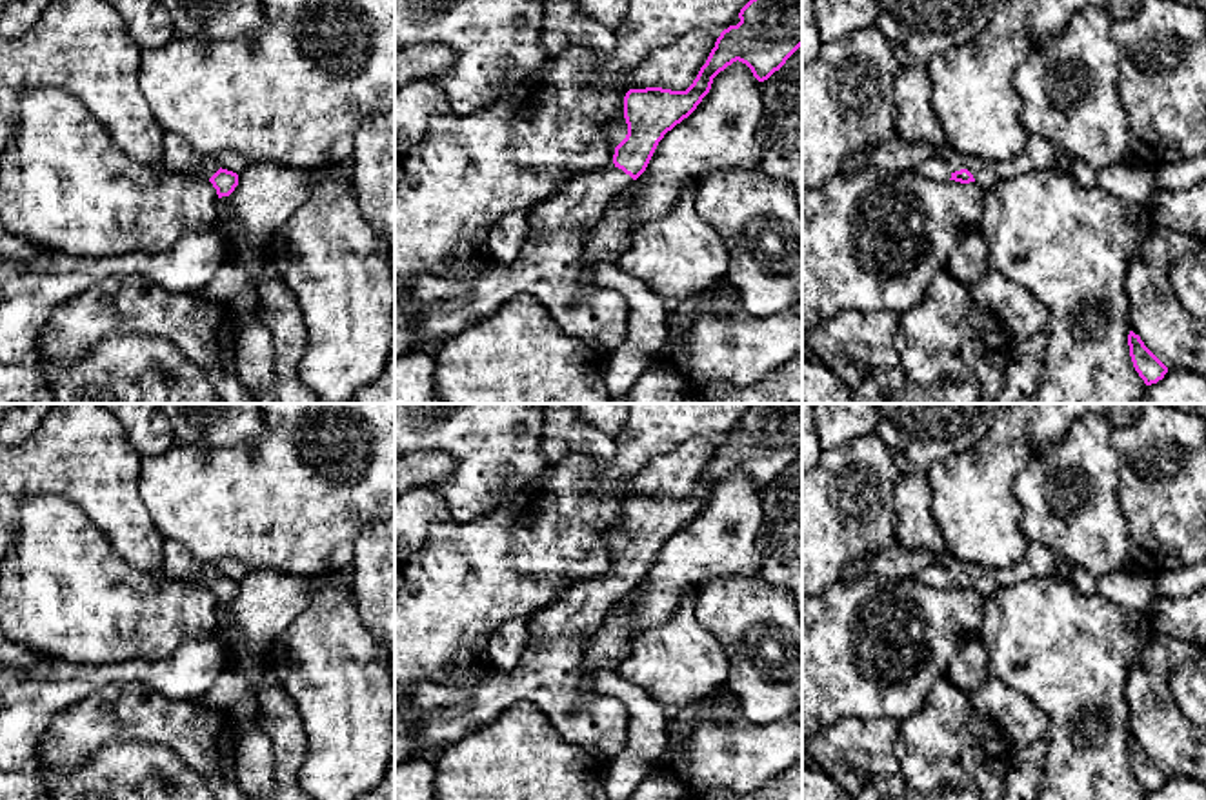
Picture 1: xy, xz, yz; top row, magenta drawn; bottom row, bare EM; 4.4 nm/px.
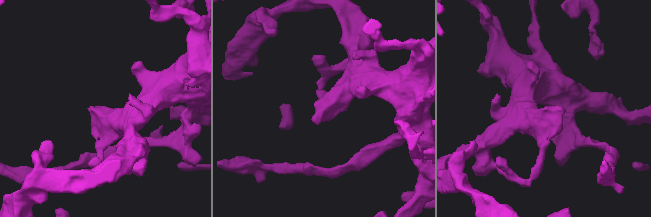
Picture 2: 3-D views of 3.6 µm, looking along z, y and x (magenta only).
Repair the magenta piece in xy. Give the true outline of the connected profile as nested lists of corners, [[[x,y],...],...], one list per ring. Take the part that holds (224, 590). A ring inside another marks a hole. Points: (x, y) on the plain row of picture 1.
[[[176,540],[164,542],[162,547],[164,573],[169,578],[195,582],[209,587],[218,605],[229,604],[238,593],[238,582],[222,576],[213,564],[196,562],[191,553]]]

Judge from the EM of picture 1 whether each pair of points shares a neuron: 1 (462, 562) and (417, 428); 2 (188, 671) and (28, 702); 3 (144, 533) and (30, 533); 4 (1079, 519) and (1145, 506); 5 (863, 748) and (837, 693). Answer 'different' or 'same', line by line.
1: different
2: same
3: different
4: different
5: different

